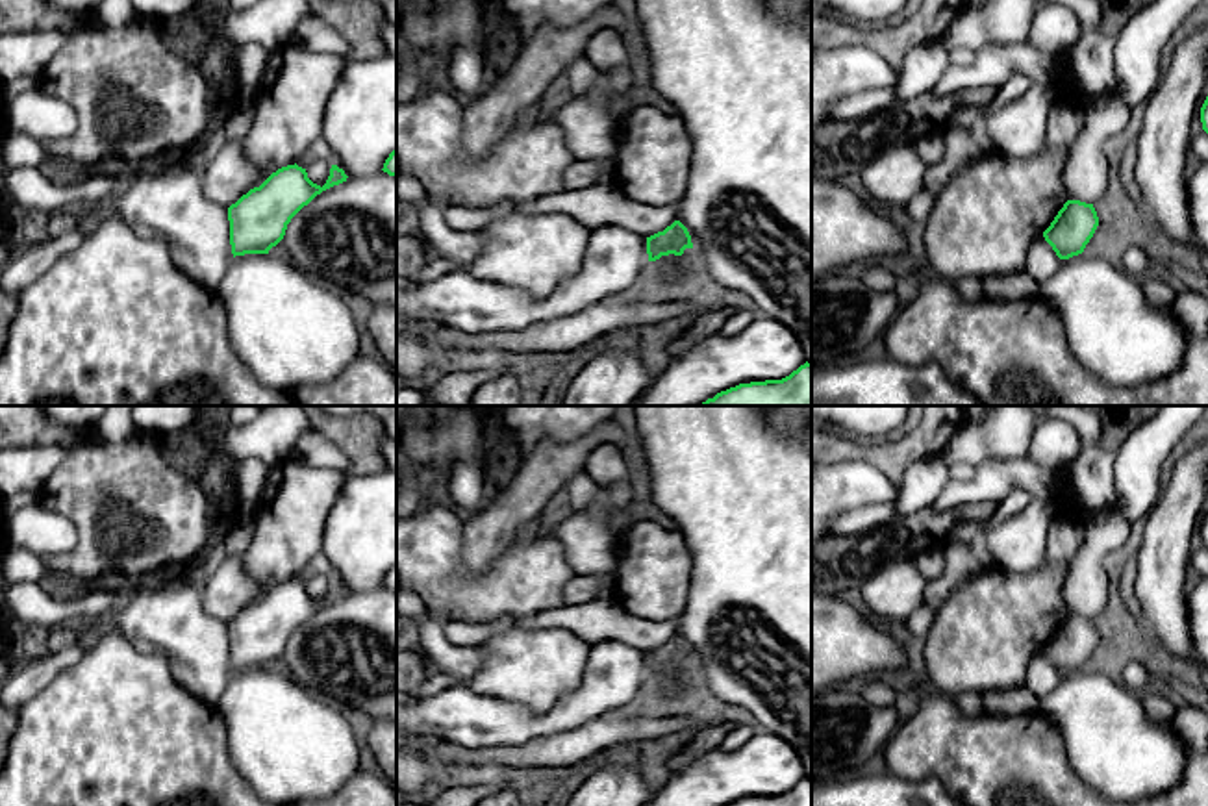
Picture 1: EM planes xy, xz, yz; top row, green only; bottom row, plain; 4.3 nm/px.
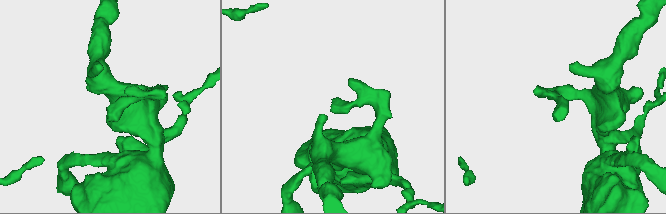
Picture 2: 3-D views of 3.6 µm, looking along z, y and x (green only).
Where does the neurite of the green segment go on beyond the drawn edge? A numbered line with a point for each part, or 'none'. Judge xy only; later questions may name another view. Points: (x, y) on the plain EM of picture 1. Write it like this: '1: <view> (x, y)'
none

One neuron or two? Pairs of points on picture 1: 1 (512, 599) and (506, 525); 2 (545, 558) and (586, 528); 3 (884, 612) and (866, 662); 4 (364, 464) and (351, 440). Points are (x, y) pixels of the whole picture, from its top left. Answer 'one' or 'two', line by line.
1: two
2: two
3: two
4: one

